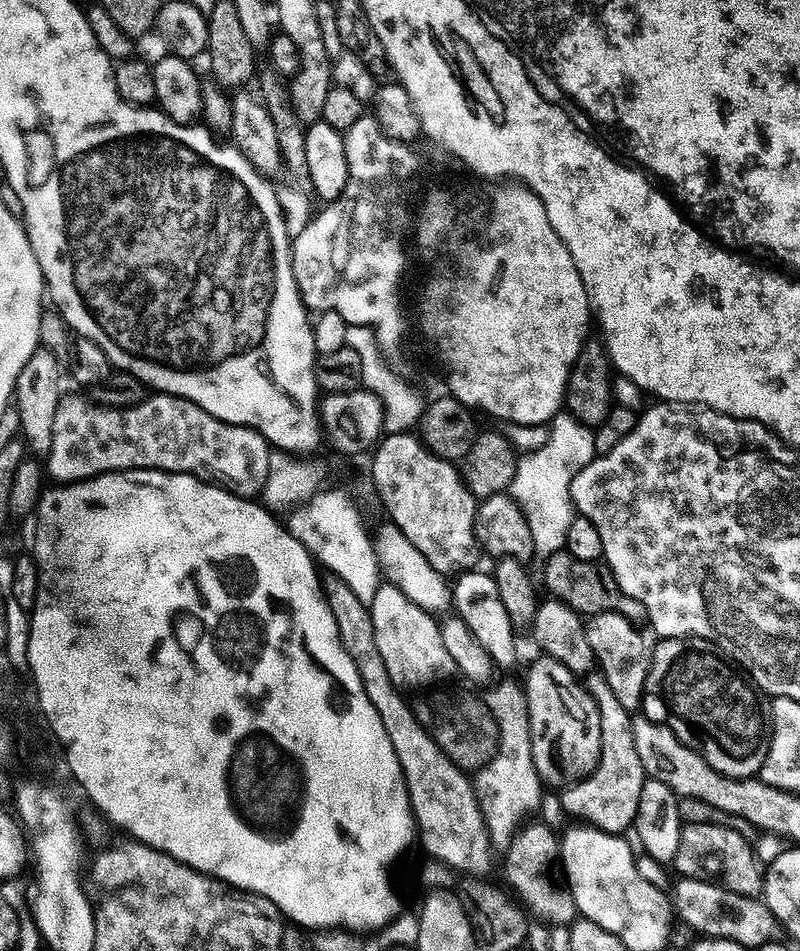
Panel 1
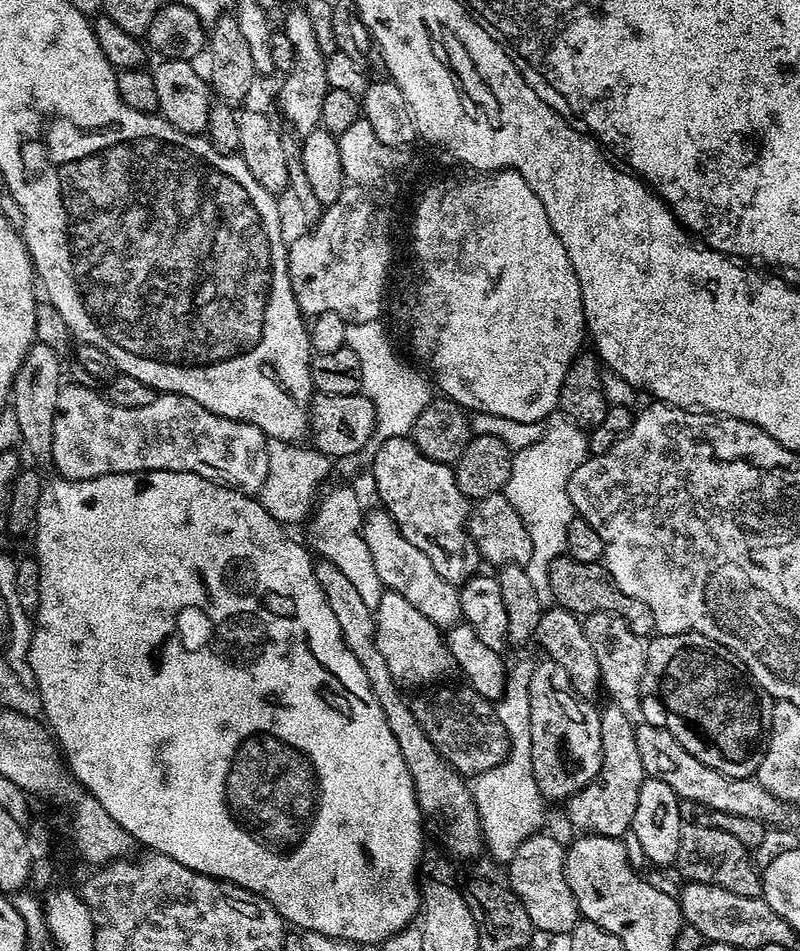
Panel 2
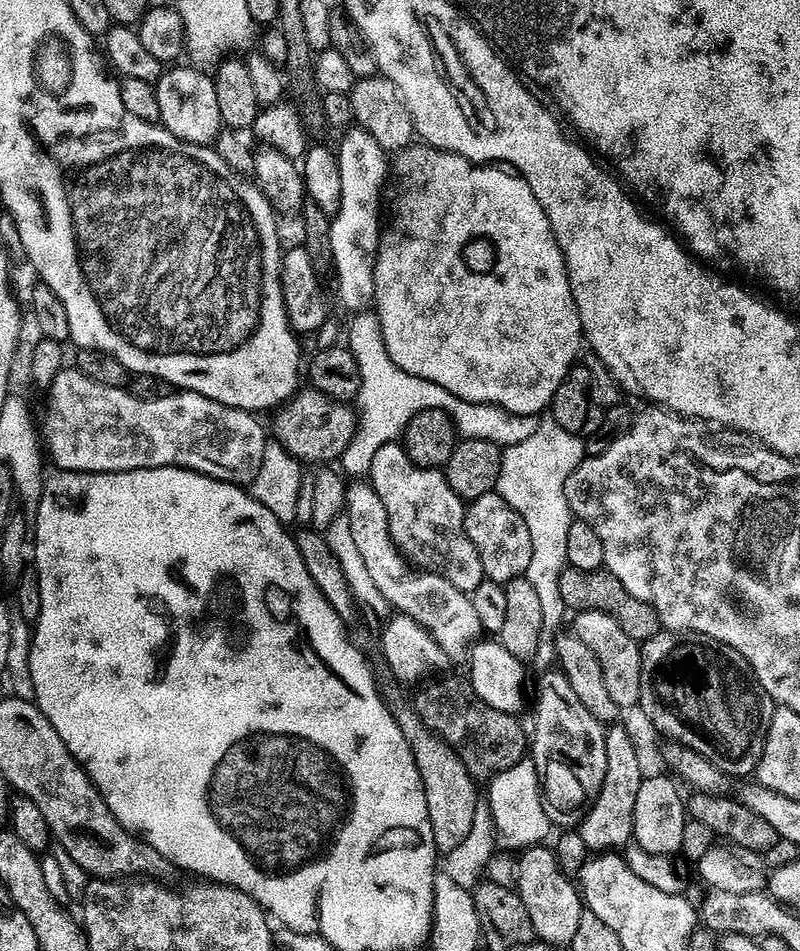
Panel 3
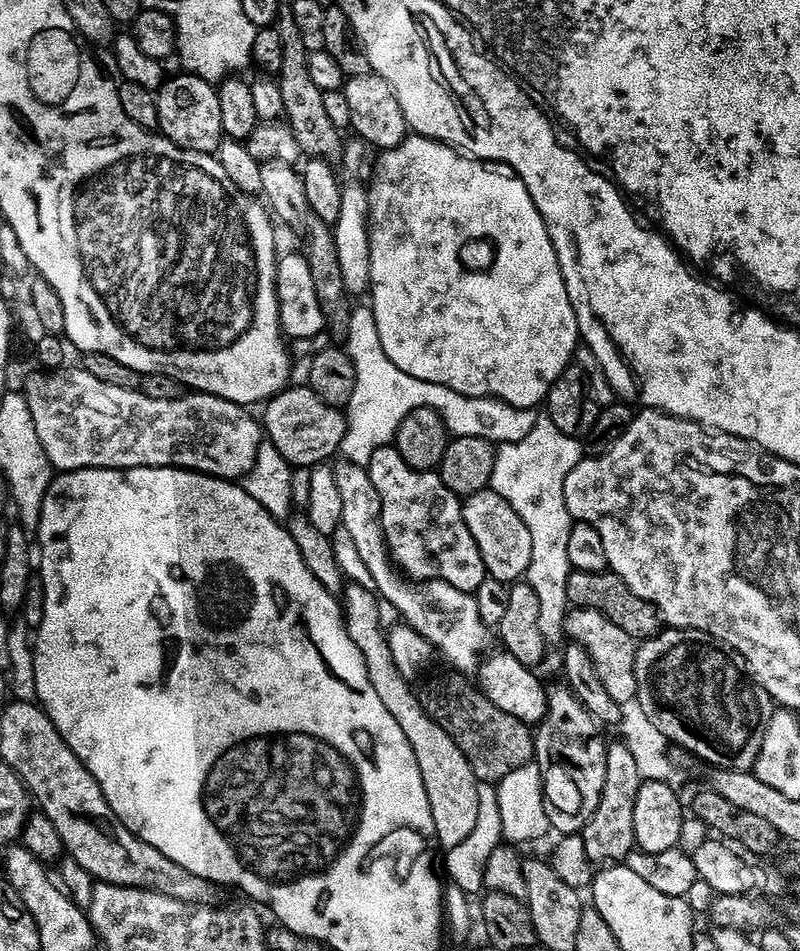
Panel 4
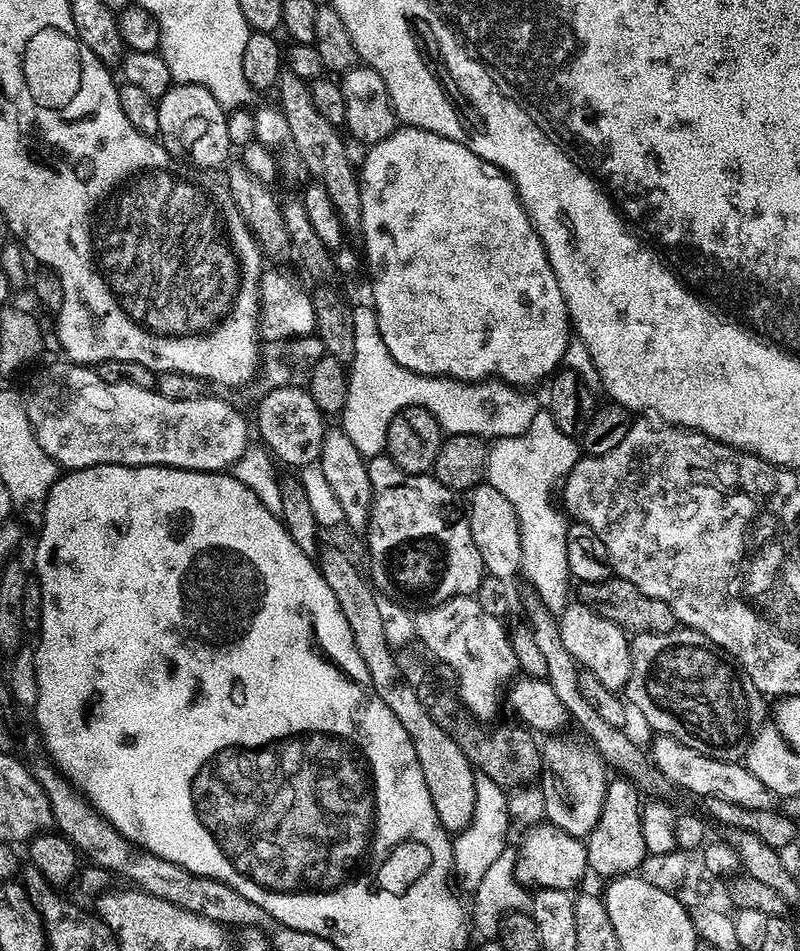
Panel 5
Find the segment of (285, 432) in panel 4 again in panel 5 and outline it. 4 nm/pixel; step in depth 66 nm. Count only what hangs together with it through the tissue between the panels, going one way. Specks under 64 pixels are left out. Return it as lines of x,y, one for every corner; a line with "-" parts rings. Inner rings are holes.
287,386
284,388
271,389
269,392
260,396
260,405
256,408
256,424
254,420
254,428
260,431
263,447
272,453
273,457
281,465
289,464
294,470
301,470
308,464
314,464
319,461
320,451
324,448
326,439
326,427
324,428
324,420
326,413
318,410
318,406
314,402
314,398
310,398
307,387

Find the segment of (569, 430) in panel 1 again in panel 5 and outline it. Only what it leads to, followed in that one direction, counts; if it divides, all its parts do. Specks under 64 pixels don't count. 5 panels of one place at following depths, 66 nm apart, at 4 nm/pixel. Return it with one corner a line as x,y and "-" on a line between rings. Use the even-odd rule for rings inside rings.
546,410
537,411
534,422
530,422
522,434
499,437
488,449
487,483
492,484
494,490
499,490
509,500
510,506
514,506
514,514
518,514
522,534
520,572
532,583
534,595
556,618
564,613
564,608
570,603
570,573
566,562
569,521
558,504
556,509
551,492
555,488
557,491
558,485
580,461
581,455
579,443
573,437
562,434

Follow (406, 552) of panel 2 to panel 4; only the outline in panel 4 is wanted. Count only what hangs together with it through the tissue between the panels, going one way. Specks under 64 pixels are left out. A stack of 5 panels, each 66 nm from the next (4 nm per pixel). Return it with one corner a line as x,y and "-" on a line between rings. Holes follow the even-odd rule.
340,462
333,467
334,482
342,498
340,523
354,541
370,578
374,578
374,592
385,605
387,603
397,612
399,619
408,624
426,642
432,644
452,663
451,667
461,674
472,674
480,667
482,657
489,651
489,625
482,622
478,614
478,599
473,593
463,592
441,580
421,580
409,582
398,571
388,555
388,546
384,542
384,531
380,521
380,499
374,482
370,482
368,469
364,466
353,466

